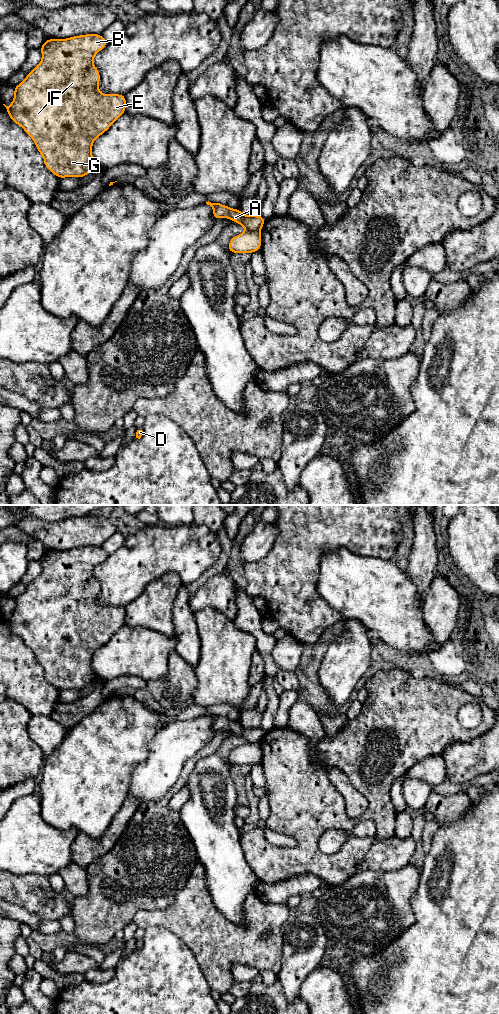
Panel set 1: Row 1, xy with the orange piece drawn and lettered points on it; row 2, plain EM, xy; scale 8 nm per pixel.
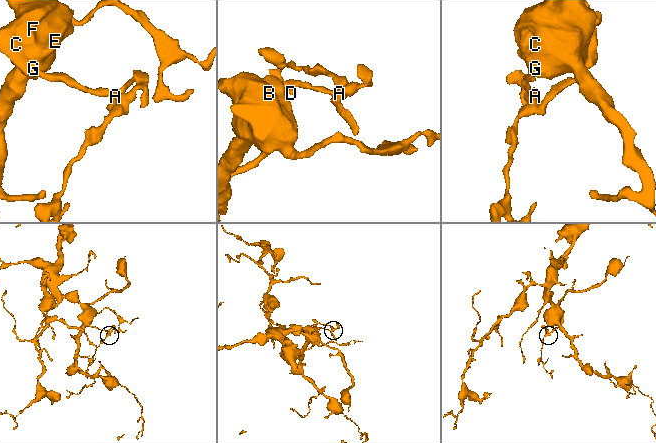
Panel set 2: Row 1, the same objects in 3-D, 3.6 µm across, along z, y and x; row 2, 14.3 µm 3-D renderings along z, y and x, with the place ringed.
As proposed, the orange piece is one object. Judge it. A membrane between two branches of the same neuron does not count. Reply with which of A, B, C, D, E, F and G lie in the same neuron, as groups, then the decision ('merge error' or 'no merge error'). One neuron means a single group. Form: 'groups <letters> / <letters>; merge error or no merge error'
groups A B C E F G / D; merge error

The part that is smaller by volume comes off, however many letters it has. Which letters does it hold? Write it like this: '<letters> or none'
D

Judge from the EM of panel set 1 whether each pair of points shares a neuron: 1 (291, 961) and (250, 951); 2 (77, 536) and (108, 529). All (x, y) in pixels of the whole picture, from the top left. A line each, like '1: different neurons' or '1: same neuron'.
1: different neurons
2: same neuron

